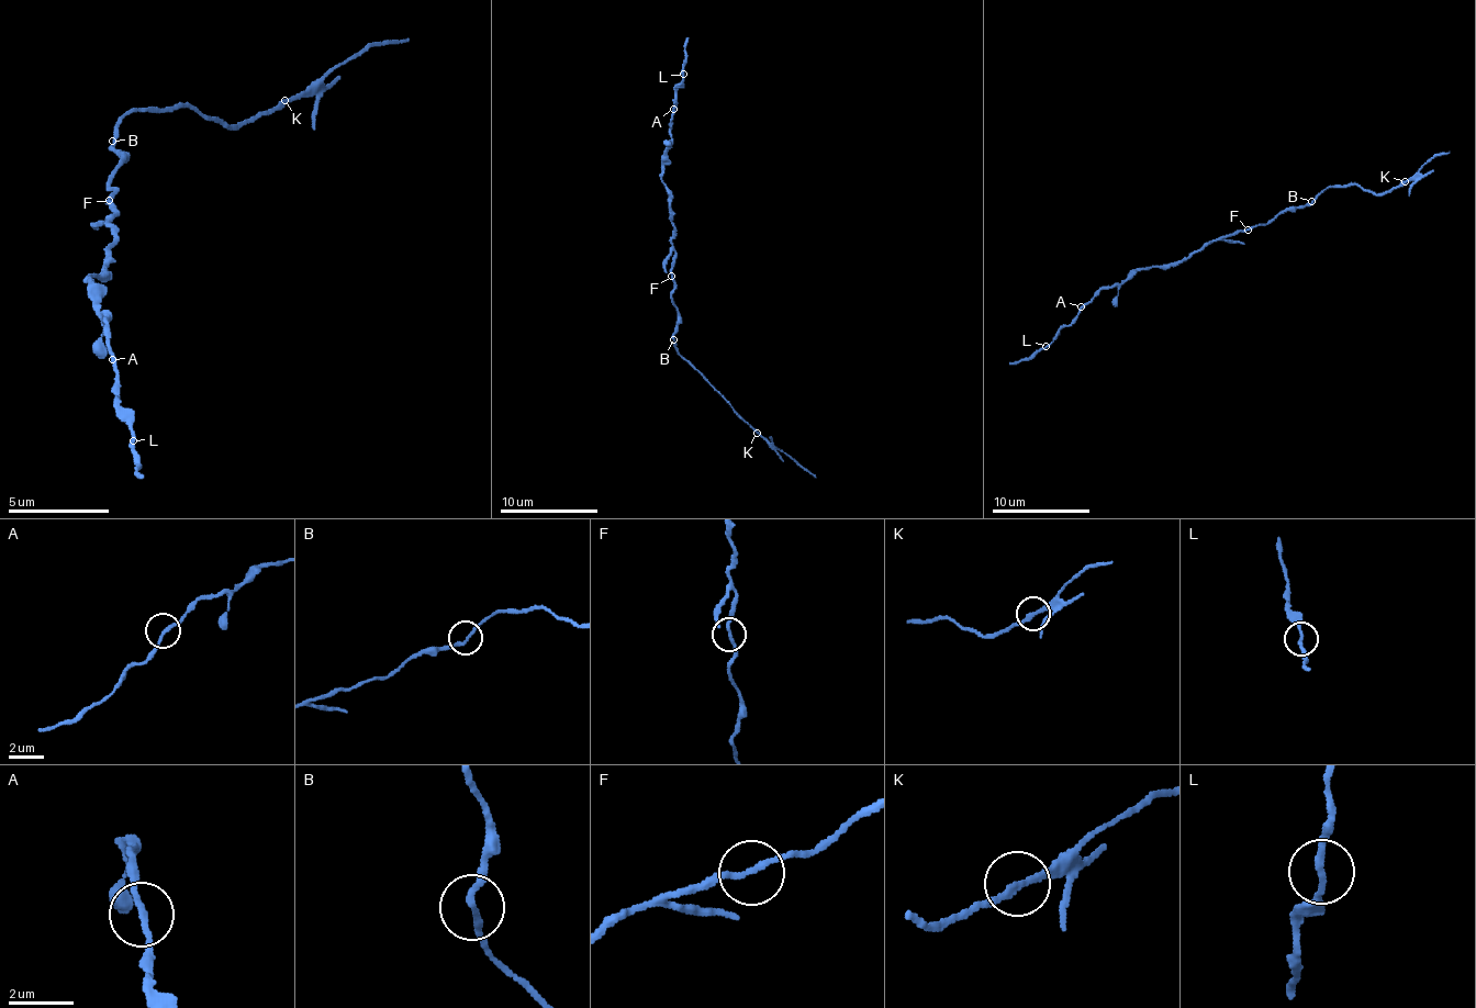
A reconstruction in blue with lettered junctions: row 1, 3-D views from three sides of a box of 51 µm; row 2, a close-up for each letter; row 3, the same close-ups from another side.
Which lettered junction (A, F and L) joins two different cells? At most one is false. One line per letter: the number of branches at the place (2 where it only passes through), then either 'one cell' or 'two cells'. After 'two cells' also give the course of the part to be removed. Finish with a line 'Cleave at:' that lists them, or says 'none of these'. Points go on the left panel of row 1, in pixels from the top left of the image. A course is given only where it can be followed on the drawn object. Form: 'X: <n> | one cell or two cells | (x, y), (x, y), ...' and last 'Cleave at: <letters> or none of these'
A: 2 | one cell
F: 2 | two cells | (107, 202), (133, 110), (193, 105), (244, 125), (371, 44), (406, 40)
L: 2 | one cell
Cleave at: F

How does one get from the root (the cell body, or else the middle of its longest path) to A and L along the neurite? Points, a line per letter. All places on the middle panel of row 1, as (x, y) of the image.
A: (671, 272), (673, 212), (668, 204), (668, 189), (661, 177), (661, 155), (668, 148), (673, 109)
L: (671, 272), (673, 212), (668, 204), (668, 189), (661, 177), (661, 155), (668, 148), (675, 87), (683, 74)

